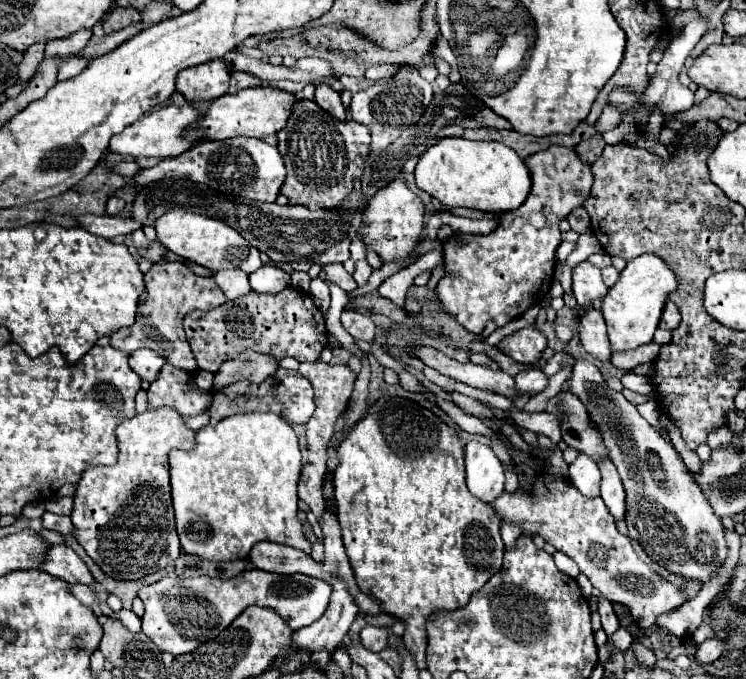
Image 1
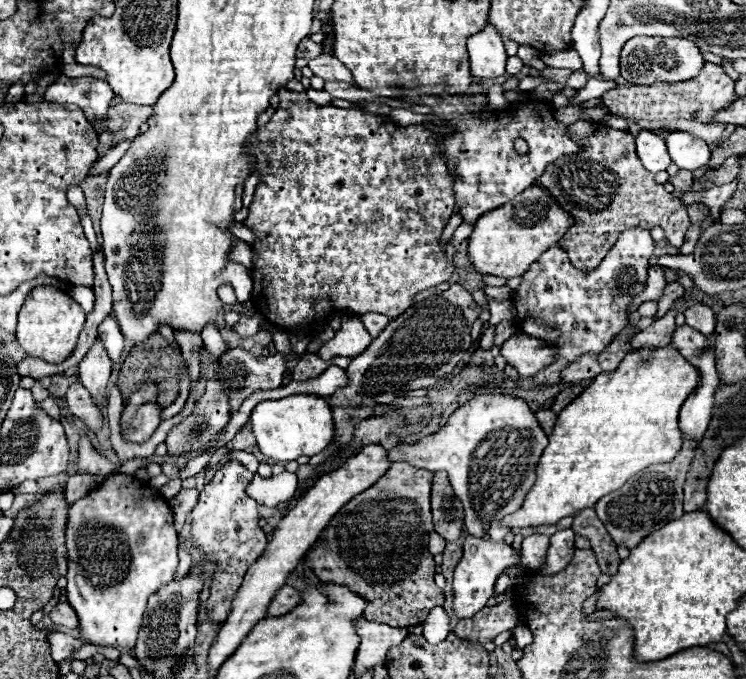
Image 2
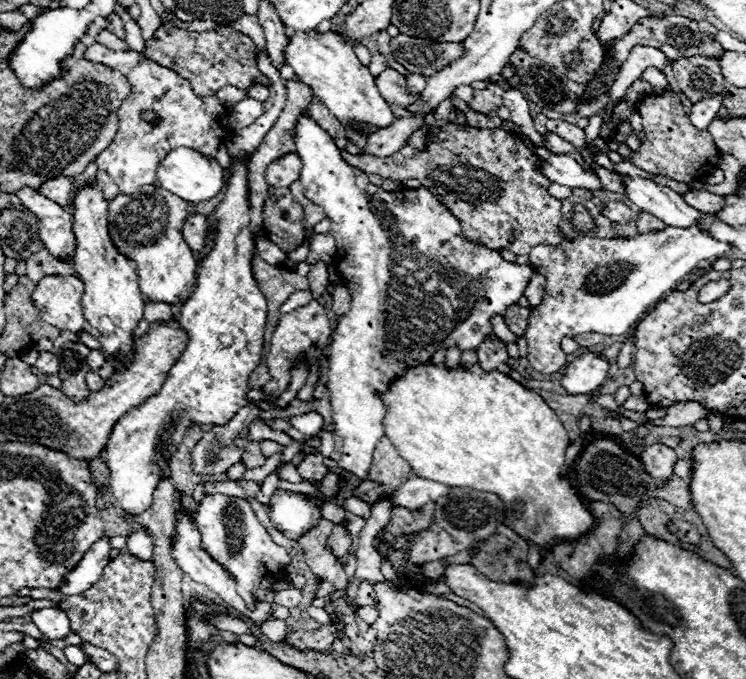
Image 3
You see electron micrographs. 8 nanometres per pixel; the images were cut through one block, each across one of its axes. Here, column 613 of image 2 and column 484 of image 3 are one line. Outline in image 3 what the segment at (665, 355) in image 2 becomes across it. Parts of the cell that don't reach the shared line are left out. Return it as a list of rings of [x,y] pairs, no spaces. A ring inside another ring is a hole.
[[[426,364],[406,370],[406,374],[400,376],[382,396],[382,402],[386,406],[384,434],[402,458],[410,462],[416,476],[446,484],[450,488],[462,486],[498,494],[506,506],[504,524],[534,548],[546,550],[546,546],[552,546],[554,542],[576,538],[592,528],[594,516],[590,514],[588,504],[576,490],[572,478],[560,476],[566,460],[566,448],[572,442],[568,432],[554,410],[536,392],[520,386],[510,376],[498,370],[484,372],[478,364],[452,372],[446,370],[444,364]]]

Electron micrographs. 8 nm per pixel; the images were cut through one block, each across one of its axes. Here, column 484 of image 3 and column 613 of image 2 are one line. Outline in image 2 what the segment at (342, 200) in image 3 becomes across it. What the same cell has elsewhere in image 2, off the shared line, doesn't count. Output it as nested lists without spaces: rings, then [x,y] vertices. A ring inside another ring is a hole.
[[[630,228],[626,232],[620,234],[616,246],[606,254],[606,258],[600,262],[600,266],[596,266],[594,270],[576,270],[570,262],[568,262],[568,254],[560,248],[560,246],[552,246],[550,250],[546,250],[538,262],[534,262],[530,266],[530,270],[522,276],[522,284],[518,290],[514,290],[514,308],[516,308],[516,320],[514,326],[526,330],[528,324],[536,324],[542,326],[540,334],[536,334],[540,340],[554,344],[556,350],[560,352],[560,356],[556,358],[556,362],[552,362],[546,370],[542,370],[540,374],[534,376],[534,382],[538,386],[554,386],[560,382],[560,370],[572,362],[576,362],[580,356],[588,354],[588,352],[602,352],[612,338],[628,324],[628,314],[626,308],[632,302],[634,296],[638,296],[644,286],[646,286],[646,276],[648,276],[648,266],[650,266],[650,256],[654,250],[654,240],[650,238],[648,230],[636,230]]]

